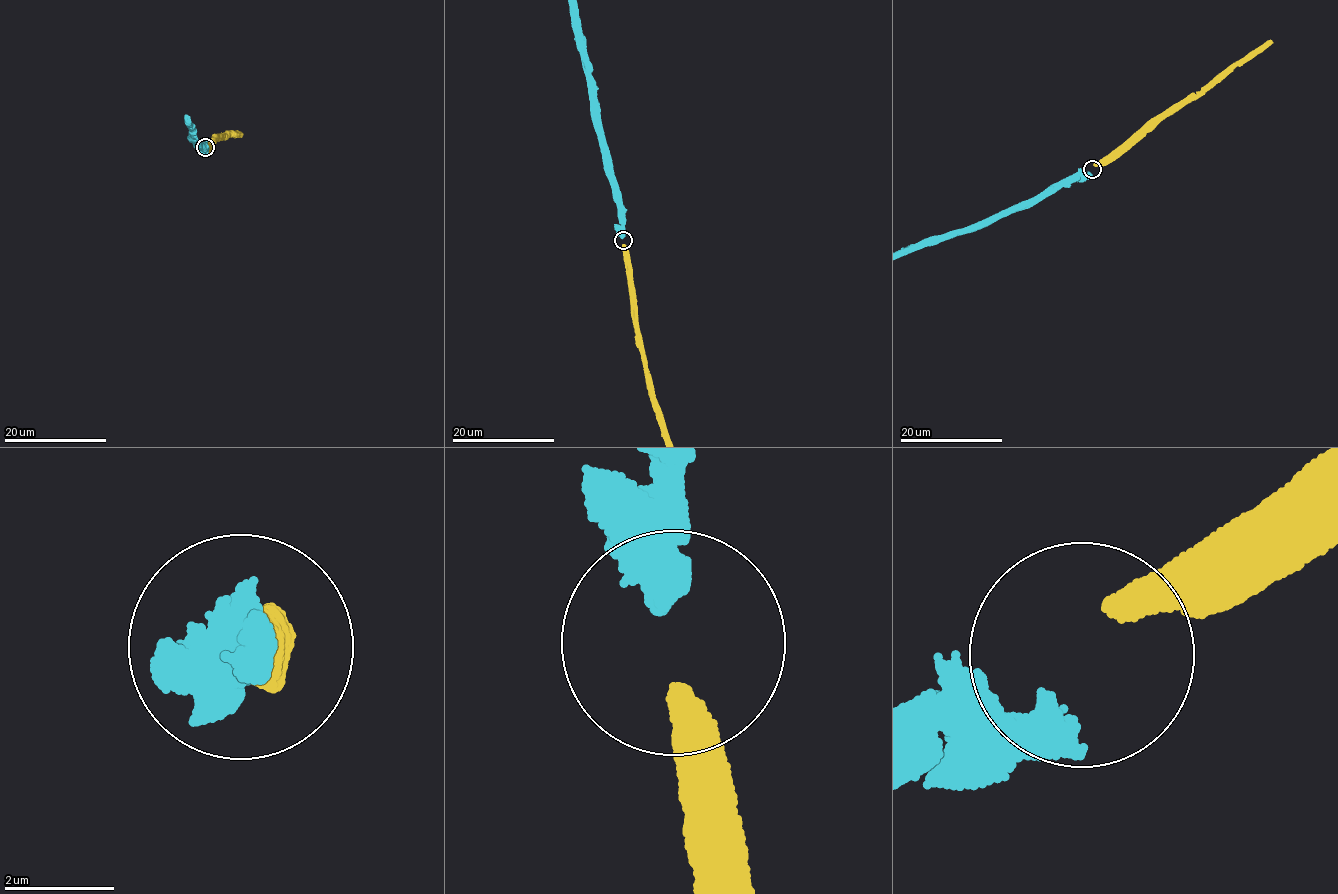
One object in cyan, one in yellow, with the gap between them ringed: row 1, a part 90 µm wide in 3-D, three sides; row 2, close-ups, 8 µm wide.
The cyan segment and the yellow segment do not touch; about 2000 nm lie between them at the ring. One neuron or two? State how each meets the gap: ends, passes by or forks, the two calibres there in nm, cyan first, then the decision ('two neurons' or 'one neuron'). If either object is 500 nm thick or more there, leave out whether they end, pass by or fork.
600 nm thick on the cyan side, 480 nm on the other; one neuron

